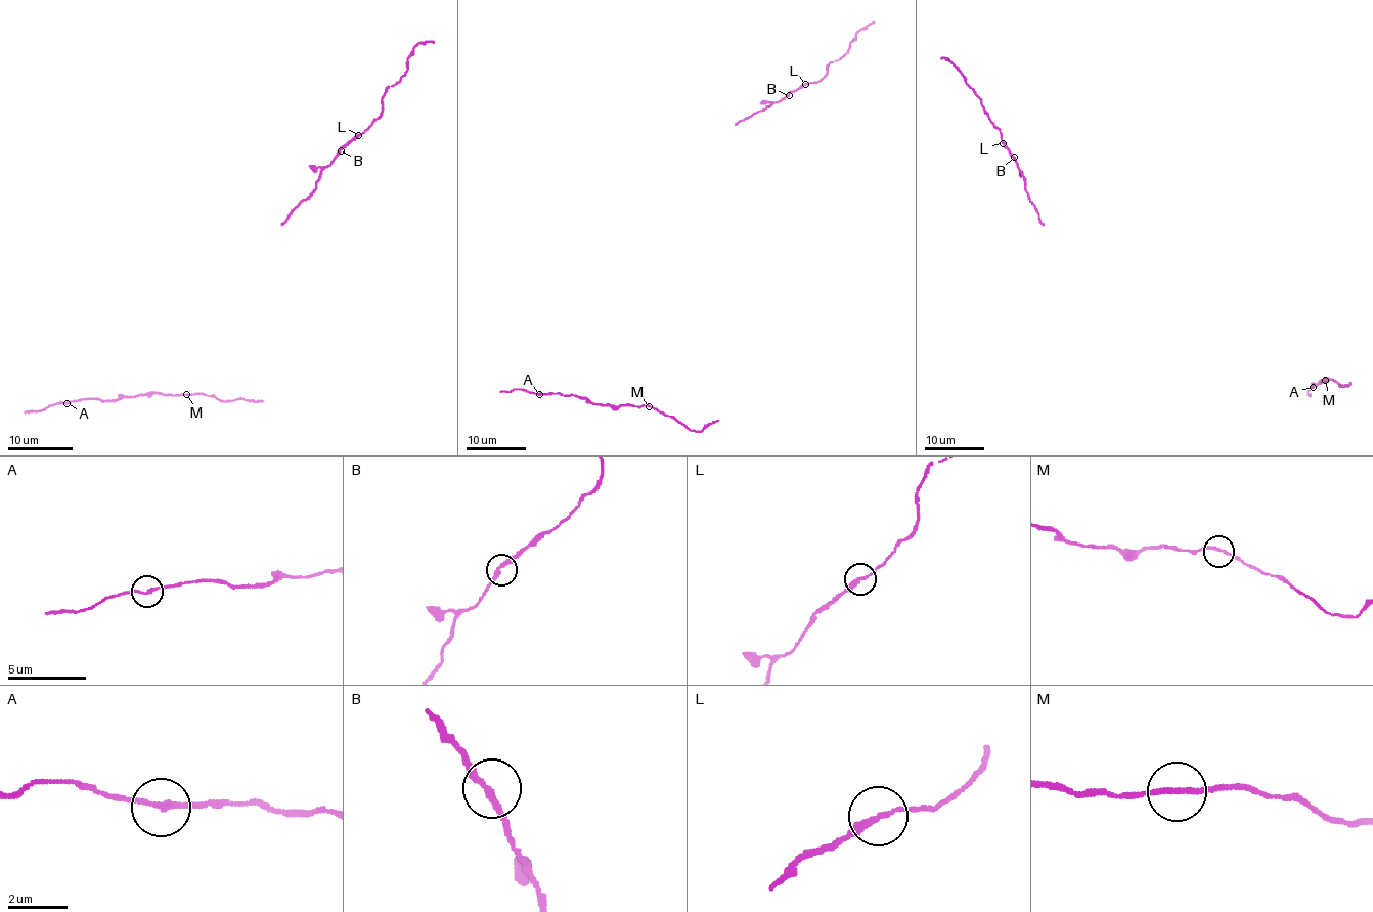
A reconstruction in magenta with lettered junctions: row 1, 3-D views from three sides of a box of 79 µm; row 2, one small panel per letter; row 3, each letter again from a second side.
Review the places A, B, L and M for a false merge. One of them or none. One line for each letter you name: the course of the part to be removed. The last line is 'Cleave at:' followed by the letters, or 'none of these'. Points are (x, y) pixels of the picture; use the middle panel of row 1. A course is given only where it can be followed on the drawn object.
Cleave at: none of these

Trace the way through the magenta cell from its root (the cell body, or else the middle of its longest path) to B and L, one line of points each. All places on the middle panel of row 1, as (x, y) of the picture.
B: (736, 124), (789, 95)
L: (736, 124), (777, 103), (805, 84)

